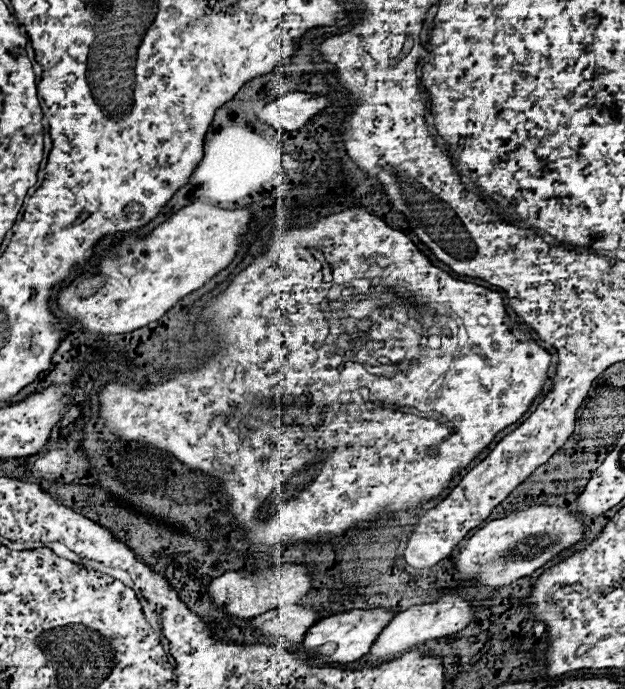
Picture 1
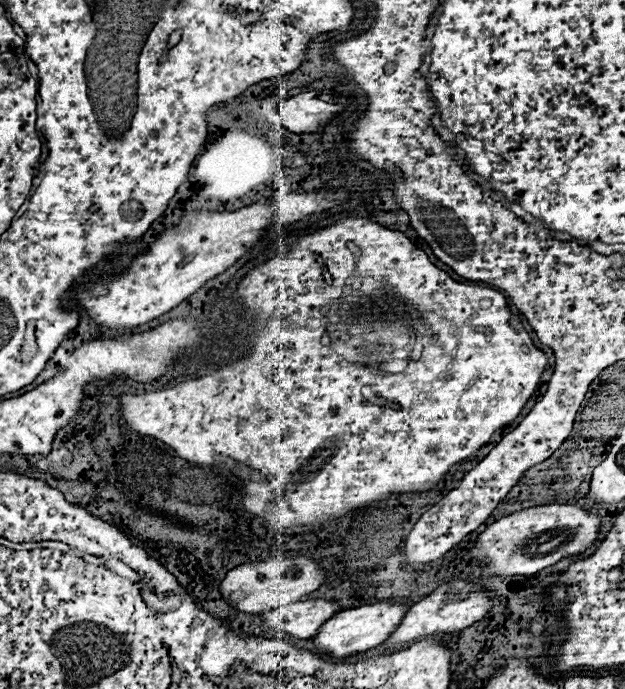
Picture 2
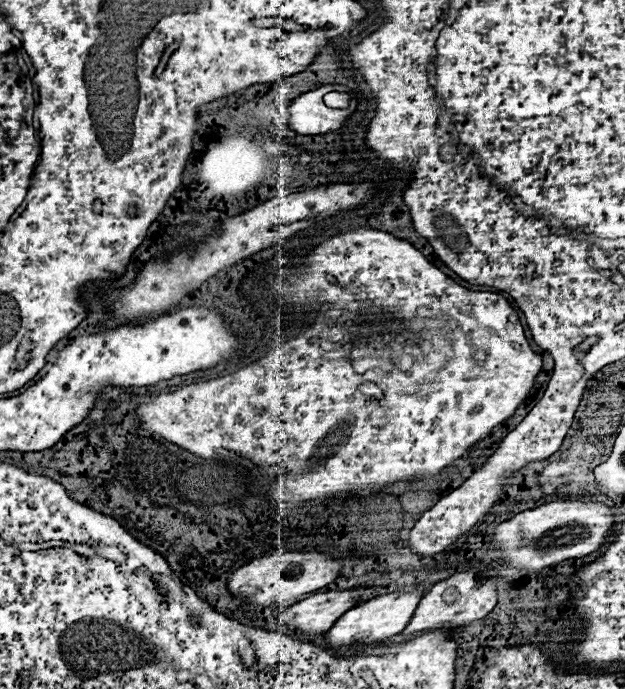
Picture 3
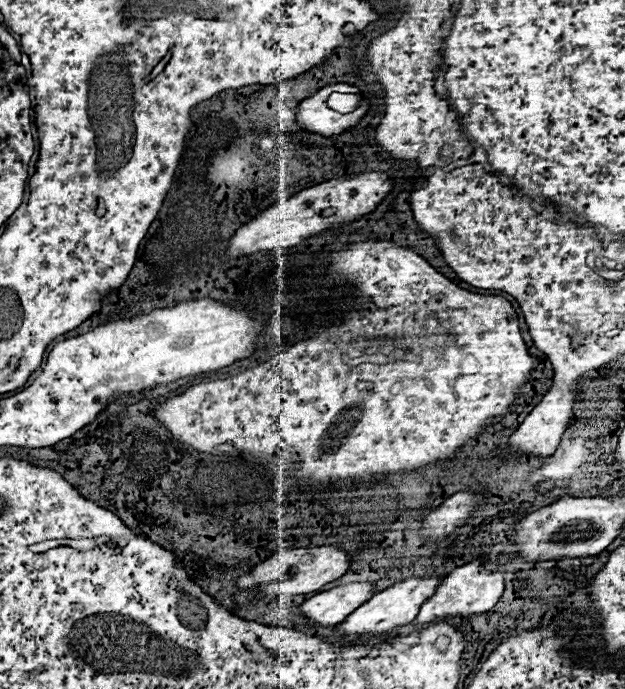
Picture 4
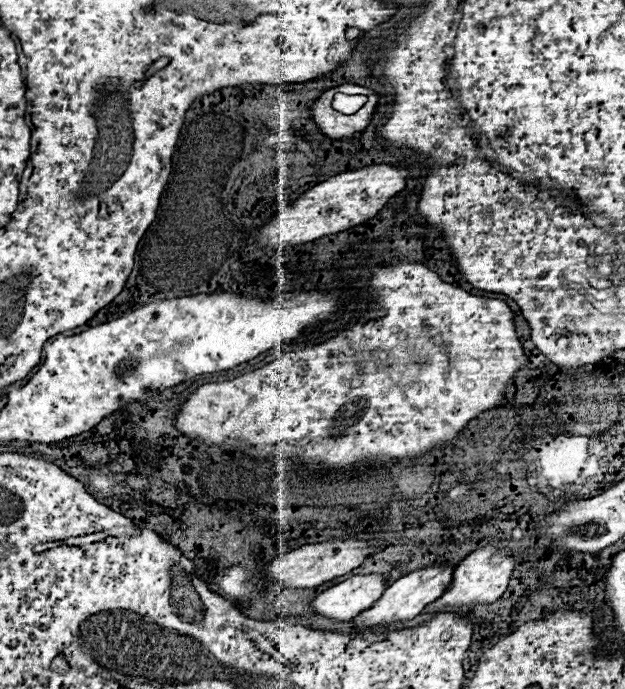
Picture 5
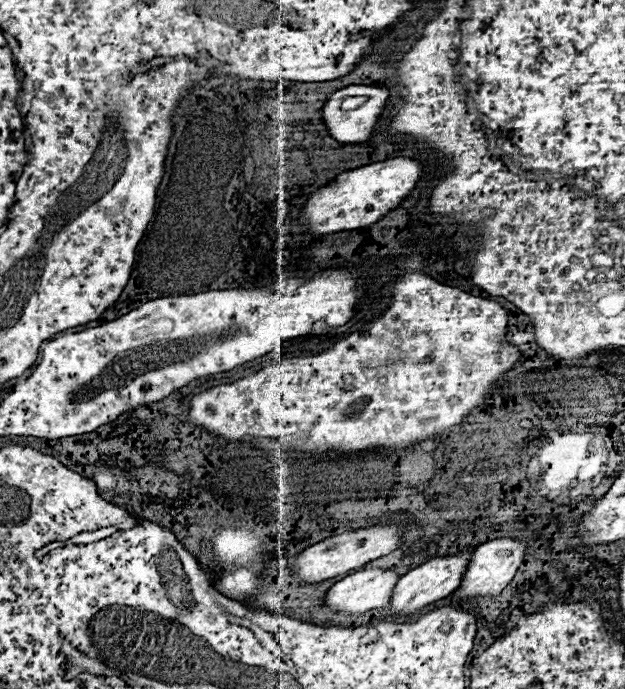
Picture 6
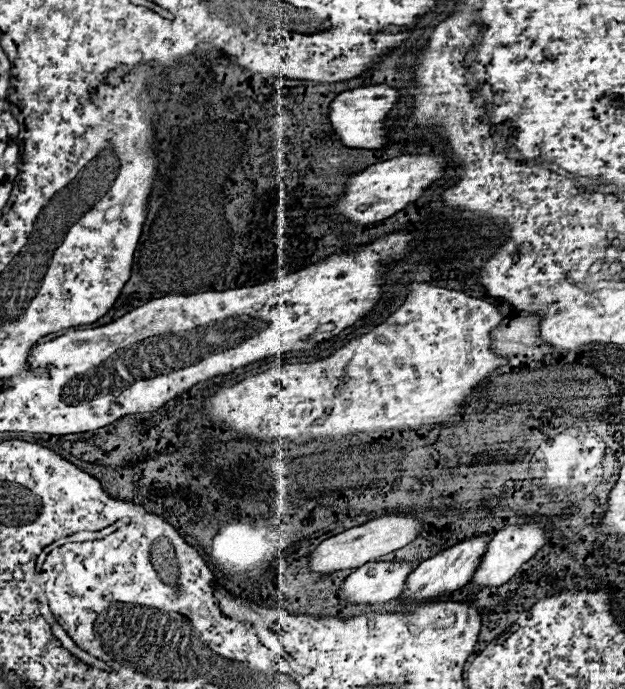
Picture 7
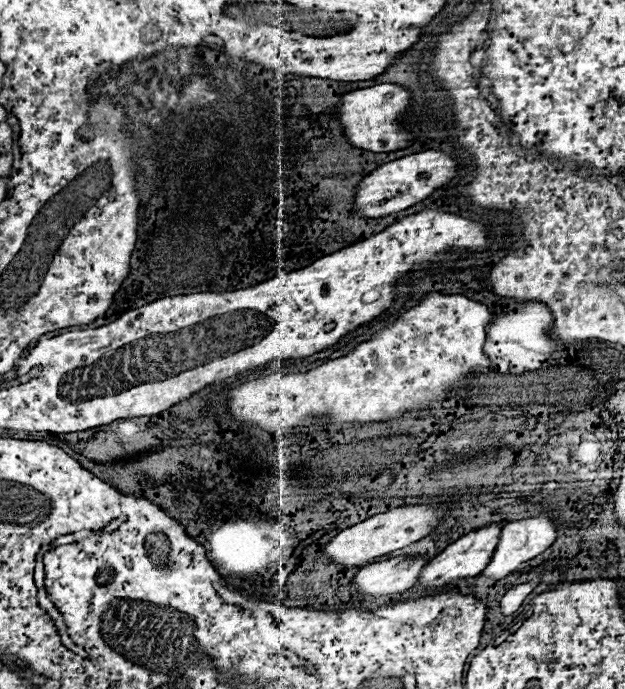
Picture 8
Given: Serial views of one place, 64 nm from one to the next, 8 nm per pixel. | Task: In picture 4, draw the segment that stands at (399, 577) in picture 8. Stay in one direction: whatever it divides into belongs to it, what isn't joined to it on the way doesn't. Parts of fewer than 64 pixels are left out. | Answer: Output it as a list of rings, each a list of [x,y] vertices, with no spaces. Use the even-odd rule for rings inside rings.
[[[358,582],[348,586],[338,586],[326,592],[318,592],[298,606],[298,614],[312,624],[330,628],[340,624],[354,608],[372,598],[372,584]]]

